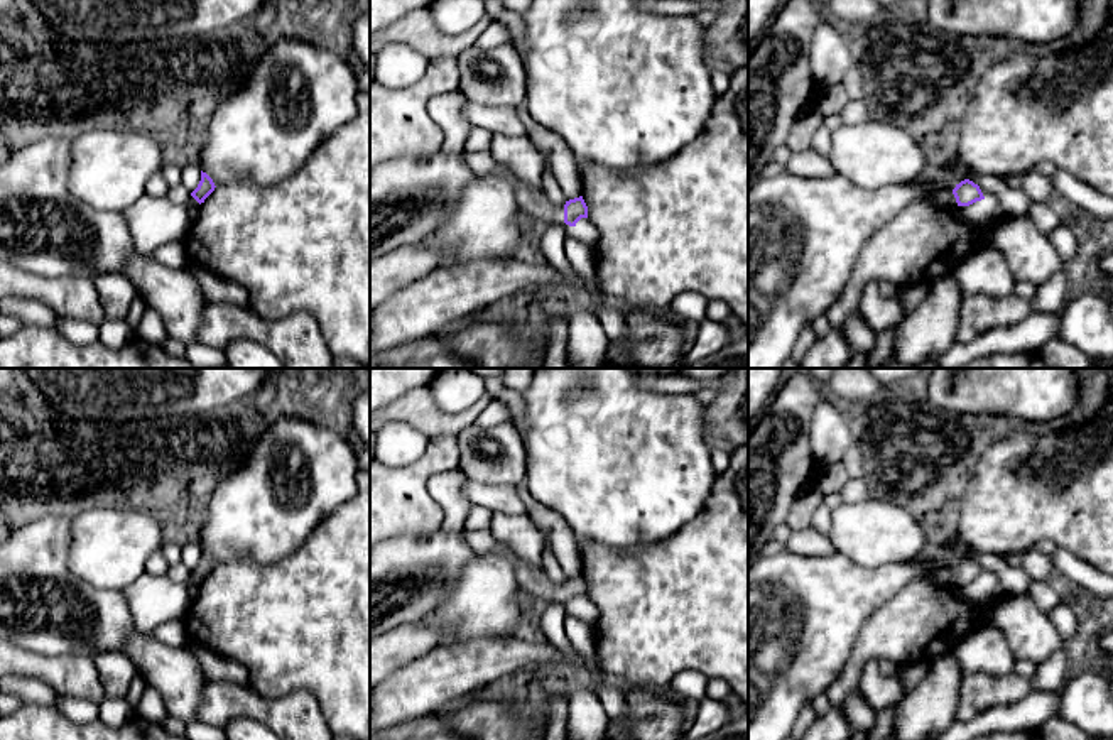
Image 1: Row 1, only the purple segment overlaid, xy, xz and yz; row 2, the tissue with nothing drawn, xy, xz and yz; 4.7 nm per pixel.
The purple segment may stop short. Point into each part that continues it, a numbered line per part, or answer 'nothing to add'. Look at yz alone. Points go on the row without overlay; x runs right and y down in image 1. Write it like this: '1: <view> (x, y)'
nothing to add

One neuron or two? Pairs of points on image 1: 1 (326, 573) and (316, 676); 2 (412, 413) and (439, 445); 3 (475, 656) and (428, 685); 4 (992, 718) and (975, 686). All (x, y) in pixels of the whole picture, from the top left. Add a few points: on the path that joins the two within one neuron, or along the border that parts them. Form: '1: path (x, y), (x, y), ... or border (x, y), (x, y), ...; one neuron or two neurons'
1: path (326, 598), (326, 651); one neuron
2: border (455, 436), (433, 436), (429, 440); two neurons
3: path (463, 668), (439, 676); one neuron
4: border (1024, 696), (983, 708), (968, 720), (956, 720); two neurons

